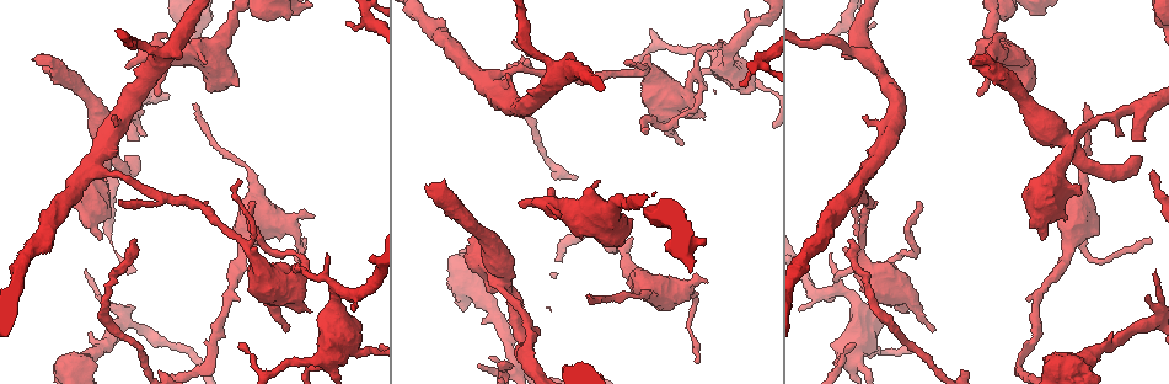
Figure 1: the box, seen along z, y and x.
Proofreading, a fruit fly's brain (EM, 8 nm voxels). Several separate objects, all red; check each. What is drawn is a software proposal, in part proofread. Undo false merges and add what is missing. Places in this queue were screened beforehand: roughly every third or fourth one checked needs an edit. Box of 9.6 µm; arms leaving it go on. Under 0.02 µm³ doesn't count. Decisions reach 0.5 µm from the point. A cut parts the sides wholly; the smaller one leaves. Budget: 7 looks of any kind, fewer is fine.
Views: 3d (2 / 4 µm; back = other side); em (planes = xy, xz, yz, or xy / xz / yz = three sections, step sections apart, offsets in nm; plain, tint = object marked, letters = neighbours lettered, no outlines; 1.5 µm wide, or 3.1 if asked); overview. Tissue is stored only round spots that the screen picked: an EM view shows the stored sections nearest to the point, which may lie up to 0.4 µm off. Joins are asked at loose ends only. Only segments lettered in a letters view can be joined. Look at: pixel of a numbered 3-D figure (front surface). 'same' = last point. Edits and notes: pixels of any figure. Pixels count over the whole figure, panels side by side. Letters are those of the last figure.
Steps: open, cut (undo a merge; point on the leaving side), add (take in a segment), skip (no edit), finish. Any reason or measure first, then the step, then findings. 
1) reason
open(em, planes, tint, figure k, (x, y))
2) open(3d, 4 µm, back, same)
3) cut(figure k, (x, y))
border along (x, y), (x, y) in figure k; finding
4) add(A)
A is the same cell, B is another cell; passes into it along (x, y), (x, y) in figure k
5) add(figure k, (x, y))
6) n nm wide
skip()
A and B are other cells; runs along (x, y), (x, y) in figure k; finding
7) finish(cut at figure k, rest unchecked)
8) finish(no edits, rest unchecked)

branch stops here
open(3d, 4 µm, figure 1, (519, 201))

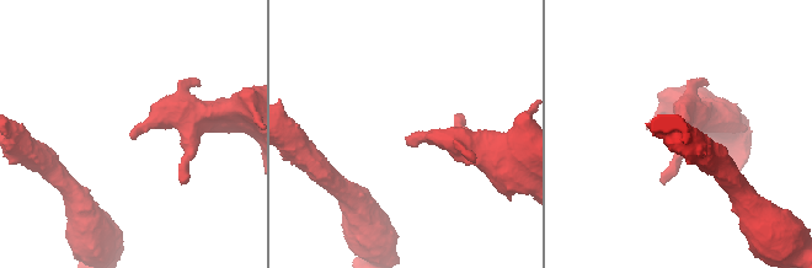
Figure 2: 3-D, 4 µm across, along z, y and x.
shape alone is not enough
open(em, planes, tint, figure 2, (406, 139))

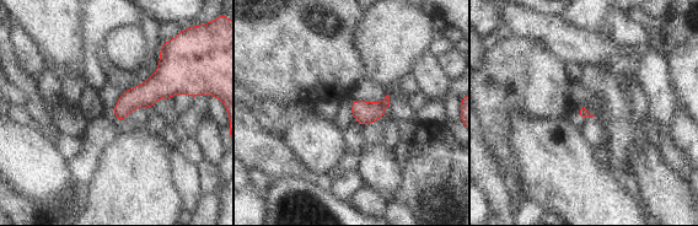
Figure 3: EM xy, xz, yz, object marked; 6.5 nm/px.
what lies round it
open(em, planes, letters, same)

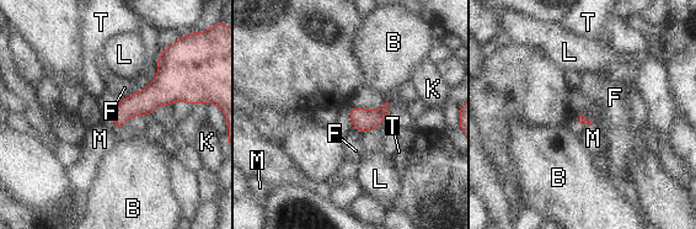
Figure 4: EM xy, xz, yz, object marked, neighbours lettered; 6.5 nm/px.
add(M)
M is the same cell, B, F, K, L and T are other cells; passes into it along (144, 102), (116, 126), (100, 139) in figure 4; the neuron continues

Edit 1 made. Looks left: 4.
open(overview)

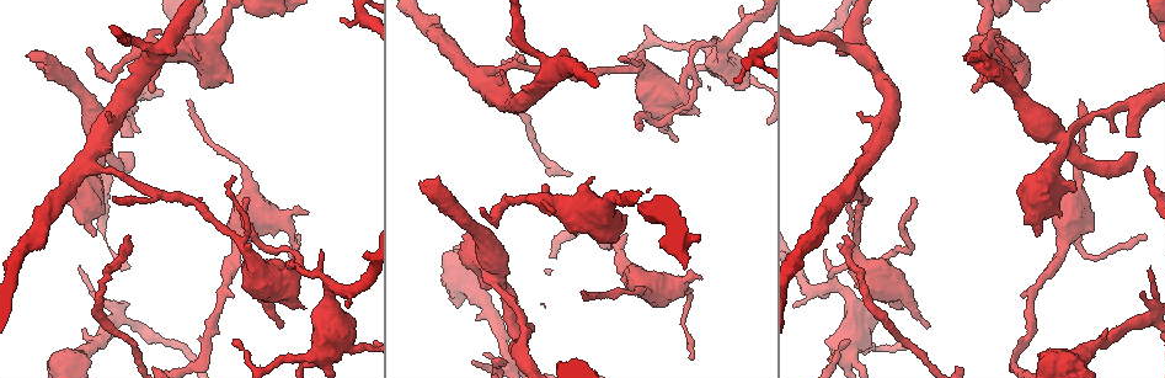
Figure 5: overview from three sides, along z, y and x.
sharp bend
open(em, planes, plain, figure 5, (205, 361))

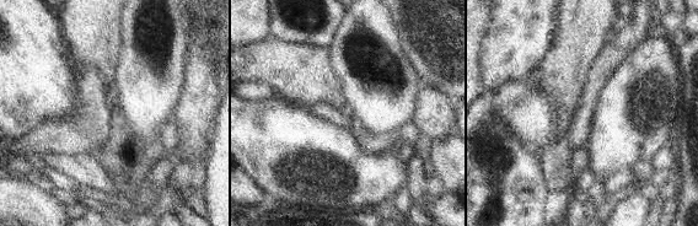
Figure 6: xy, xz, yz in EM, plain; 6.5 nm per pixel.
see the neighbours
open(em, planes, letters, same)

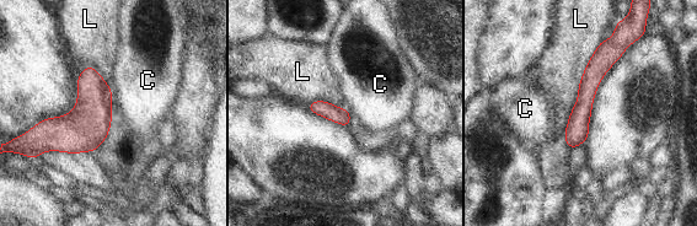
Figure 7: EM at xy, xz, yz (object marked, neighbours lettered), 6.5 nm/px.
110 nm wide
skip()
C and L are other cells; border along (602, 39), (582, 76), (563, 132) in figure 7; continuous, no second neuron

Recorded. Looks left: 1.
finish(add at figure 4, rest unchecked)

